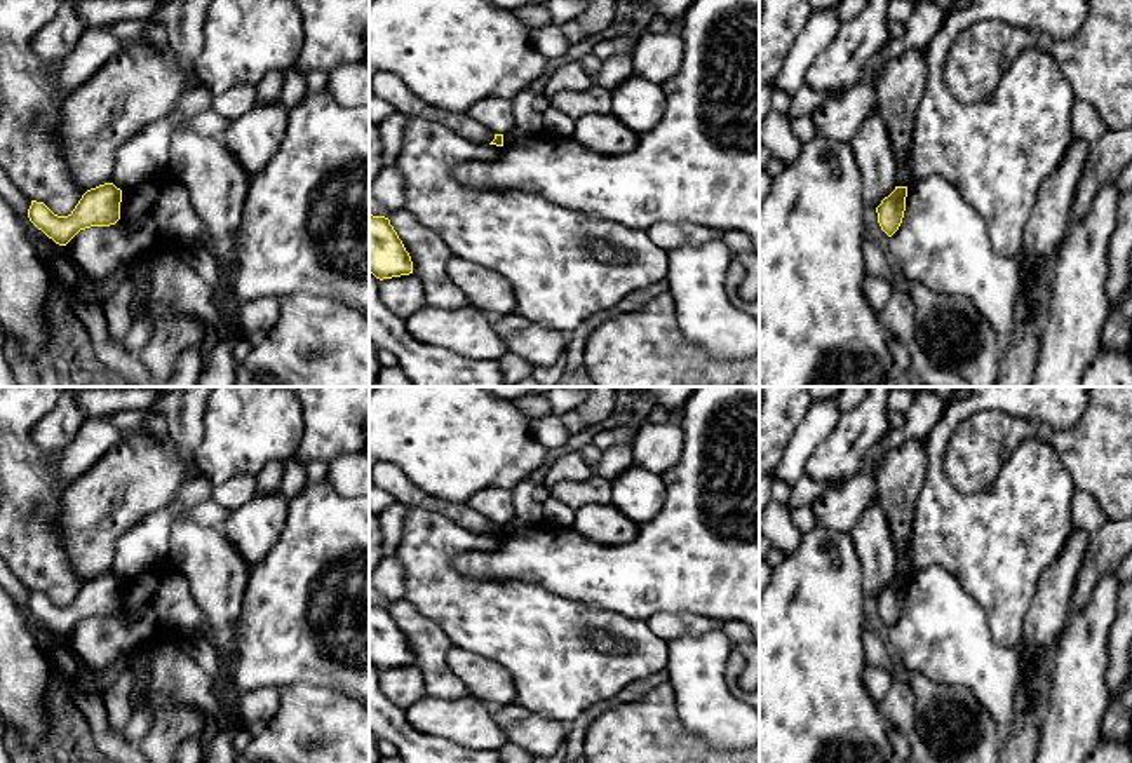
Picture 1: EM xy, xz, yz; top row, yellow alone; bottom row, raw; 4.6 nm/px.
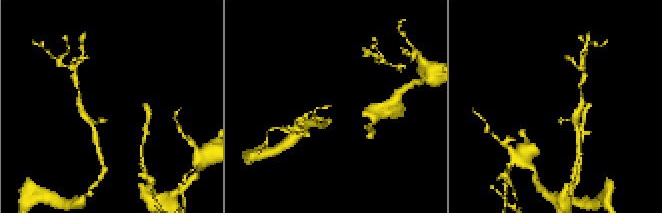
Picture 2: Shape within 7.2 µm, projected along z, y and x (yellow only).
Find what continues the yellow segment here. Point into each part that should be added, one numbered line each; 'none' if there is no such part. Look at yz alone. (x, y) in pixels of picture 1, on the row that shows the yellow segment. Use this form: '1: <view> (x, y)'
none

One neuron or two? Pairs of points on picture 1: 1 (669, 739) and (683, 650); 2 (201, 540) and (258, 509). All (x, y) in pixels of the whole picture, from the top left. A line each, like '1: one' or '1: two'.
1: two
2: two

